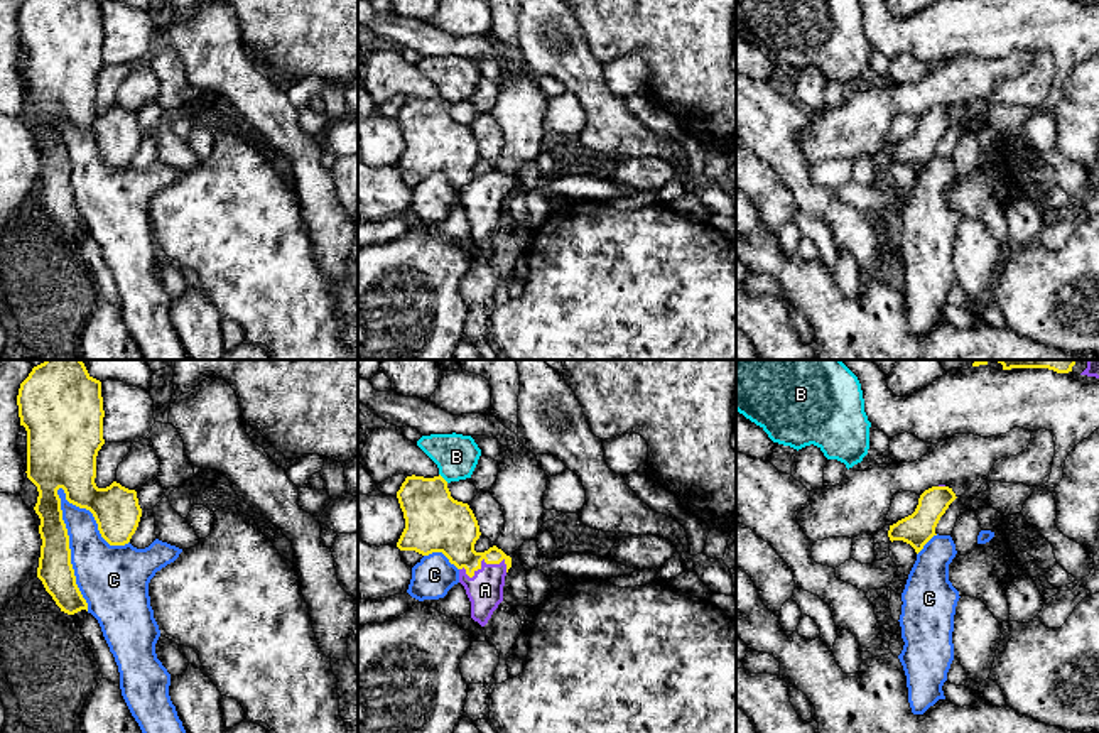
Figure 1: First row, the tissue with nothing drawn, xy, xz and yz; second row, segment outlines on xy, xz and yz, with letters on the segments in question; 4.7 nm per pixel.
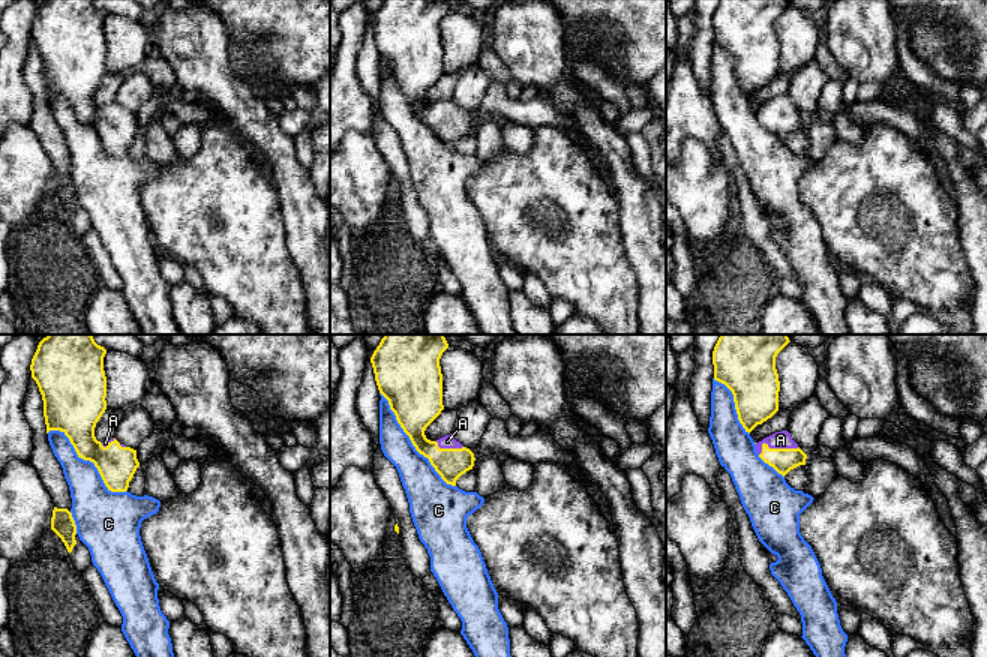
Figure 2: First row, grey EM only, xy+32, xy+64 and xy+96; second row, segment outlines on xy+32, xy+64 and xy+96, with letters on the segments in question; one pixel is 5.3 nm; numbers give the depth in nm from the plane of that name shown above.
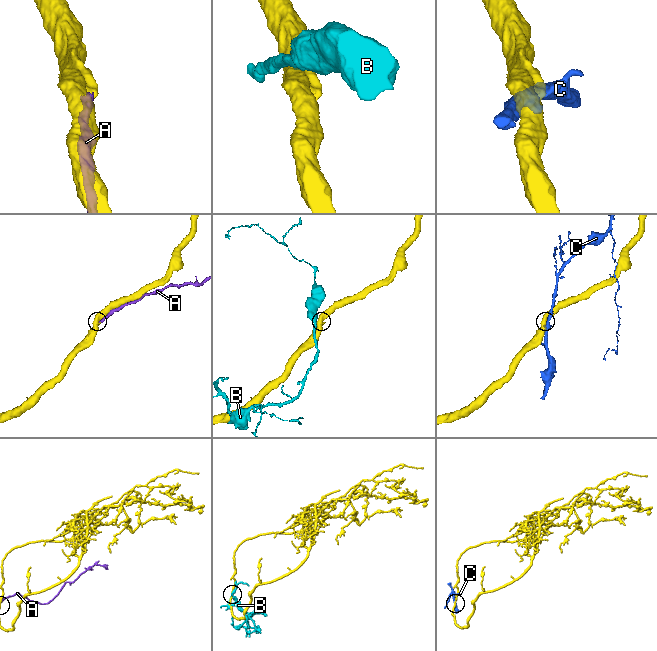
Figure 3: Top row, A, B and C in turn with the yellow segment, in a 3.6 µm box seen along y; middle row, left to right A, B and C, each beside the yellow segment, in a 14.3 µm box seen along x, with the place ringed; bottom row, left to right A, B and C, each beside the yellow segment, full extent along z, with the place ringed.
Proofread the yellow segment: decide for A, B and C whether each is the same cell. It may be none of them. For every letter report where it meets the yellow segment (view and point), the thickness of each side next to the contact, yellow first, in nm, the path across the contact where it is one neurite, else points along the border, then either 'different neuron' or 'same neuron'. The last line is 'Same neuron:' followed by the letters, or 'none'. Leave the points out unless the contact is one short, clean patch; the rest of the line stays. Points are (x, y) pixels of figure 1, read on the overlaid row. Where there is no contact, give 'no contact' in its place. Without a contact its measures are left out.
A: meets yellow in xz at (480, 564); 260 nm thick on the yellow side, 180 nm on the other; same neuron
B: meets yellow in xz at (443, 478); 280 nm thick on the yellow side, 200 nm on the other; different neuron
C: meets yellow in xy at (70, 549); 170 nm thick on the yellow side, 320 nm on the other; different neuron
Same neuron: A

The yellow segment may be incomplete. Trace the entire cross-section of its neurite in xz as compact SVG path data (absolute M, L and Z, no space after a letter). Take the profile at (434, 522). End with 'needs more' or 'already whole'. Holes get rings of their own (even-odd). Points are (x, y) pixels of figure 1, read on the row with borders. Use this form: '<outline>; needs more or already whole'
M441 475L407 476L397 498L405 519L397 547L422 556L442 552L459 569L459 583L471 601L471 618L485 627L503 601L512 557L496 546L474 551L481 535L478 520L468 503L451 497Z; needs more

